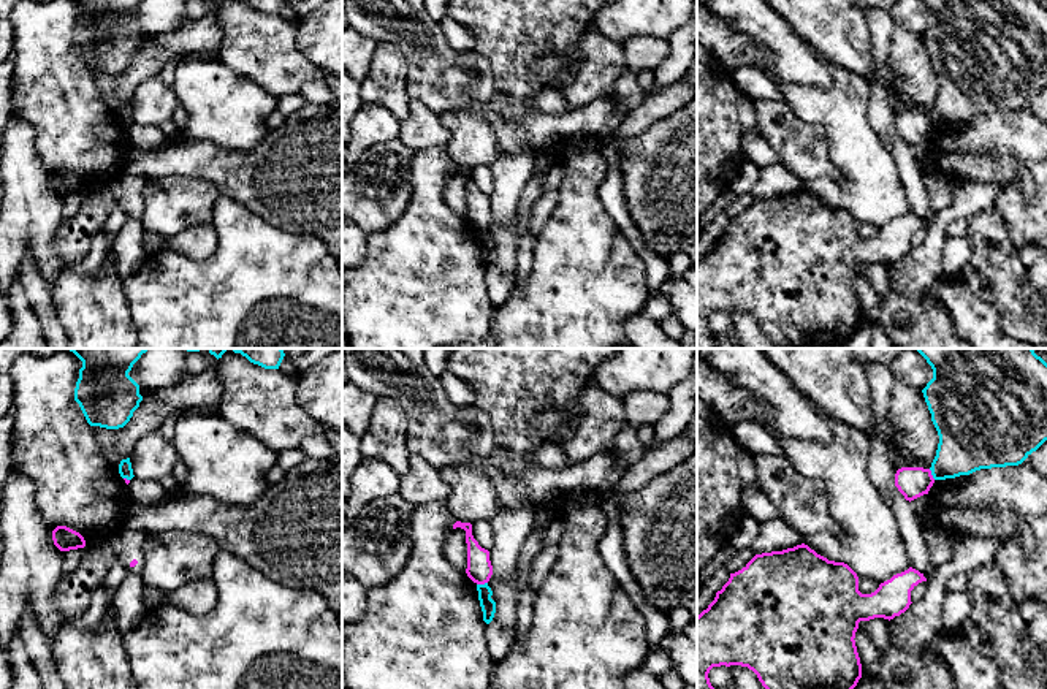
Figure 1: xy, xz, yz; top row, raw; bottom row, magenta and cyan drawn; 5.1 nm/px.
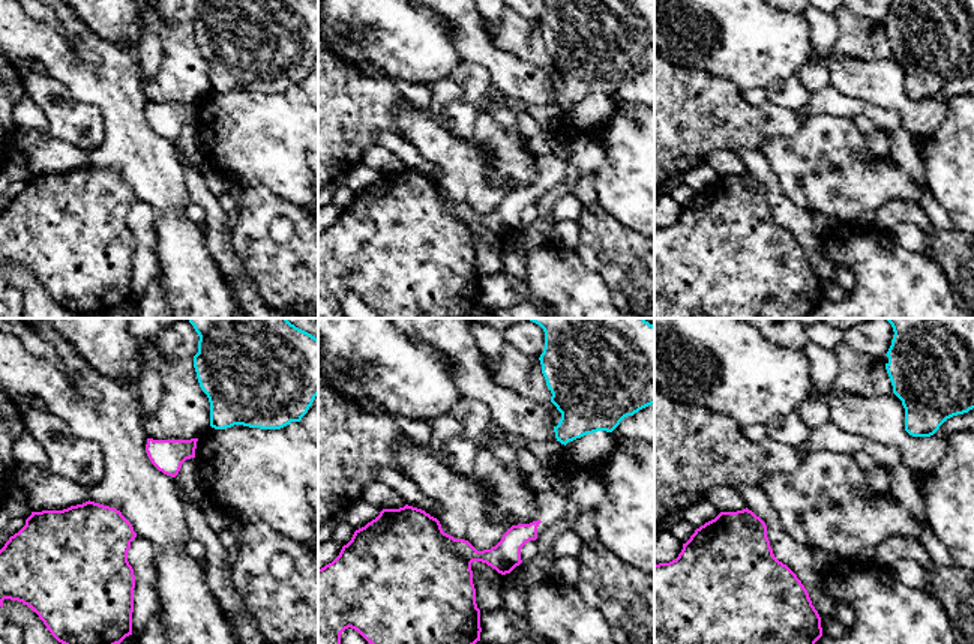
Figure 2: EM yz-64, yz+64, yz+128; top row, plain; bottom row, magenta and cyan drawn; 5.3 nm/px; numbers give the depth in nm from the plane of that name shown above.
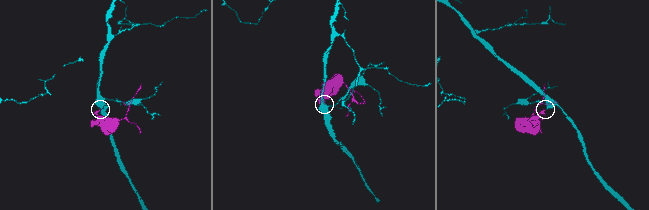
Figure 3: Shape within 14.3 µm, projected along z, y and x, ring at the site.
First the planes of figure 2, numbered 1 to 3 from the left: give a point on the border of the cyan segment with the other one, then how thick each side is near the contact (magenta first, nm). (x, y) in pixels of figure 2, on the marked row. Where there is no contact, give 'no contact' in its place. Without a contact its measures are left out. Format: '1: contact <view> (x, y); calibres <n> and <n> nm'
1: no contact
2: no contact
3: no contact

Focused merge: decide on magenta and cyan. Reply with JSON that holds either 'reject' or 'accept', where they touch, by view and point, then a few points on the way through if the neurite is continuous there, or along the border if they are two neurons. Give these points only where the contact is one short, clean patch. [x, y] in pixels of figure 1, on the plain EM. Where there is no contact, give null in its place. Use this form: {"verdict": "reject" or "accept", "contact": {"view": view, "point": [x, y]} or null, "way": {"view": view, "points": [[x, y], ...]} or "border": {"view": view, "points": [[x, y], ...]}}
{"verdict": "reject", "contact": {"view": "xz", "point": [482, 228]}, "border": {"view": "xz", "points": [[487, 227], [477, 230]]}}

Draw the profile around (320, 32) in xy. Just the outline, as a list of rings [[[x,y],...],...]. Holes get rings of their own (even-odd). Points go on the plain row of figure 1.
[[[326,0],[299,17],[298,48],[325,74],[342,78],[342,0]]]

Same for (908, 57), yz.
[[[906,27],[892,32],[887,68],[900,79],[898,90],[889,95],[892,108],[901,112],[930,114],[936,101],[939,81],[923,38]]]

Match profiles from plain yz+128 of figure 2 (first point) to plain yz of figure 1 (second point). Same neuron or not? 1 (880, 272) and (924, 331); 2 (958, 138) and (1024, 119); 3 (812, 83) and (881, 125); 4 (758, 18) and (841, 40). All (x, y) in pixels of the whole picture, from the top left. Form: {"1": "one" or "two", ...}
{"1": "two", "2": "two", "3": "two", "4": "two"}

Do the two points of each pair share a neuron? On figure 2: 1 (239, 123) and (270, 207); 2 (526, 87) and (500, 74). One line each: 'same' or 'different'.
1: different
2: same

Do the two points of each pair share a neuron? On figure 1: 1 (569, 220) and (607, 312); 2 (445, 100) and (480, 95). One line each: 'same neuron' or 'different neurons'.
1: same neuron
2: same neuron

